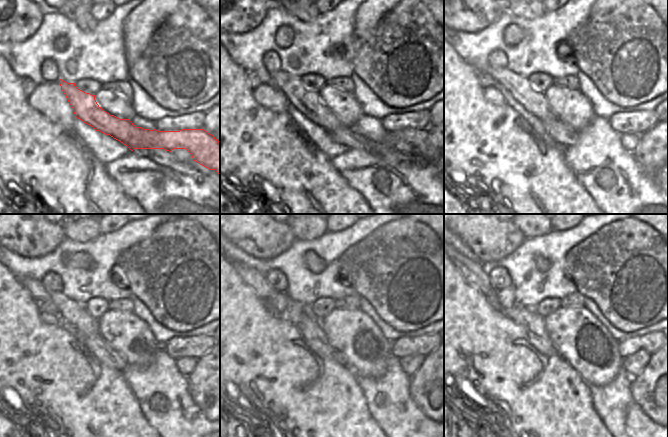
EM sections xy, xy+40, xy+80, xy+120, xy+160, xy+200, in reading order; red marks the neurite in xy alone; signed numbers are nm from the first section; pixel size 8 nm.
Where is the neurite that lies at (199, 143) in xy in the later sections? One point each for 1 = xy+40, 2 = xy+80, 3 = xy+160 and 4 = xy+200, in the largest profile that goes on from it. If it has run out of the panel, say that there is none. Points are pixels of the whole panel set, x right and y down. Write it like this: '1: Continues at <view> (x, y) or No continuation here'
1: Continues at xy+40 (308, 103)
2: Continues at xy+80 (518, 86)
3: Continues at xy+160 (250, 276)
4: Continues at xy+200 (474, 273).

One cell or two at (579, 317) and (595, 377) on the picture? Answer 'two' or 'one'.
one

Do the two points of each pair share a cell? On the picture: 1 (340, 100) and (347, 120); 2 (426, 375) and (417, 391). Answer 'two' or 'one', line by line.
1: one
2: one

